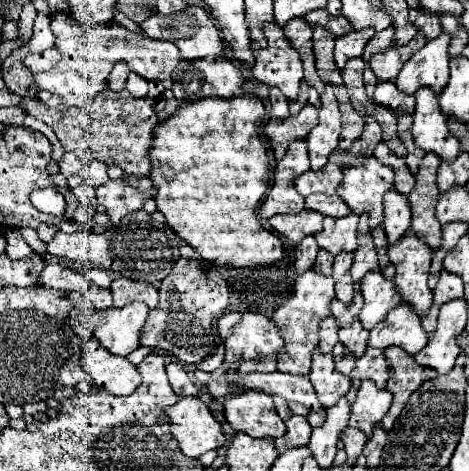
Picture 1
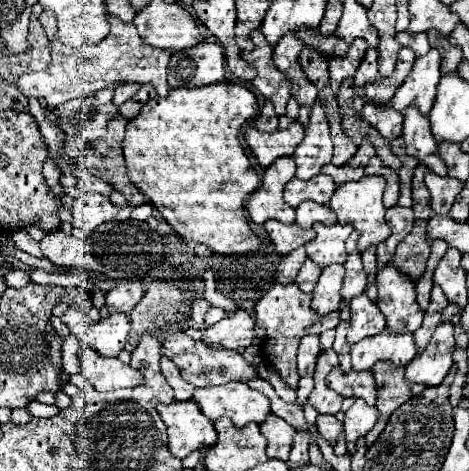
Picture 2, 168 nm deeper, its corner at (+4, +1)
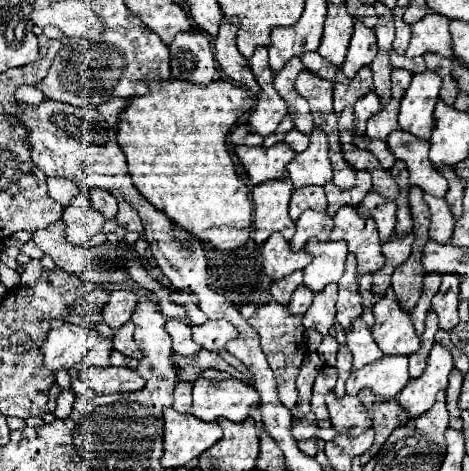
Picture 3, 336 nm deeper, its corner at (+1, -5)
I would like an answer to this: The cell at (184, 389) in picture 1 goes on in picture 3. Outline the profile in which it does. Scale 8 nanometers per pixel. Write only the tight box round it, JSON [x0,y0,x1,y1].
[173,380,193,412]

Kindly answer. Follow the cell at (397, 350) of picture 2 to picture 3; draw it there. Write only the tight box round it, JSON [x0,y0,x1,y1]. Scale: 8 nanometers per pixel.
[347,356,409,400]

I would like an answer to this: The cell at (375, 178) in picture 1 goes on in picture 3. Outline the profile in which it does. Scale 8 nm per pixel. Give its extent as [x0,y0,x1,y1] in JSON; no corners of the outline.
[329,206,385,276]

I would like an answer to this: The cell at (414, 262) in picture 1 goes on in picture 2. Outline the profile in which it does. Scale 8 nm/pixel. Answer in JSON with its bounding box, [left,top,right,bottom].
[378,264,422,334]

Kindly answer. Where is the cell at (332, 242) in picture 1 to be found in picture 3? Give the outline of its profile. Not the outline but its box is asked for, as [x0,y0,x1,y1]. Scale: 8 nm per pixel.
[303,240,347,292]

